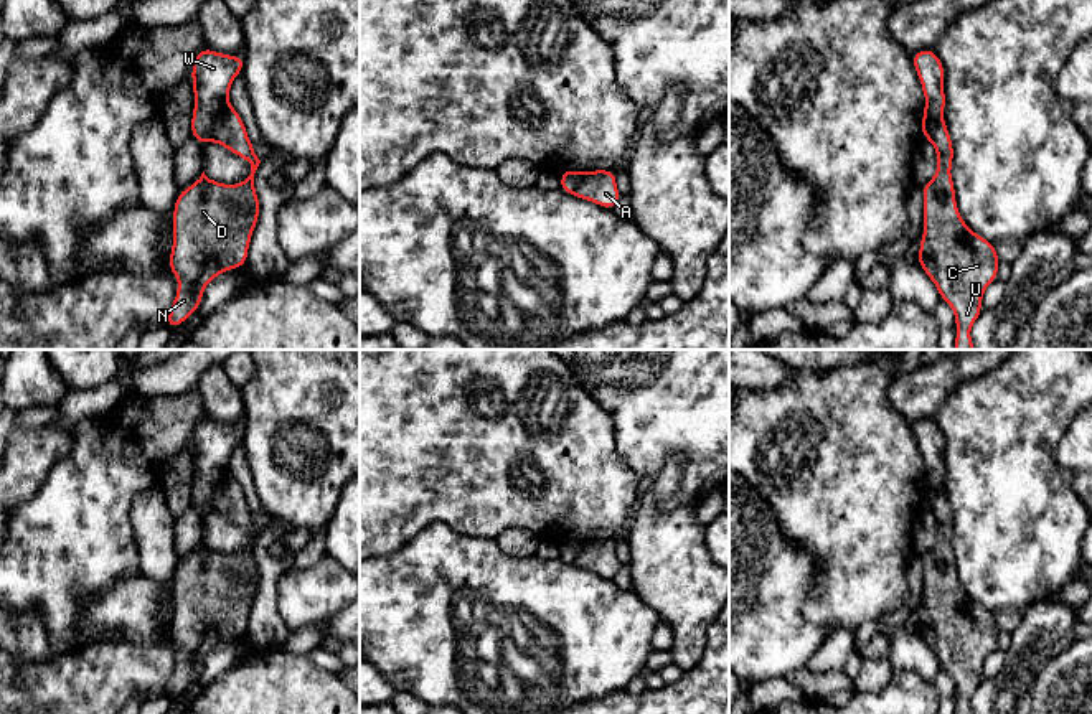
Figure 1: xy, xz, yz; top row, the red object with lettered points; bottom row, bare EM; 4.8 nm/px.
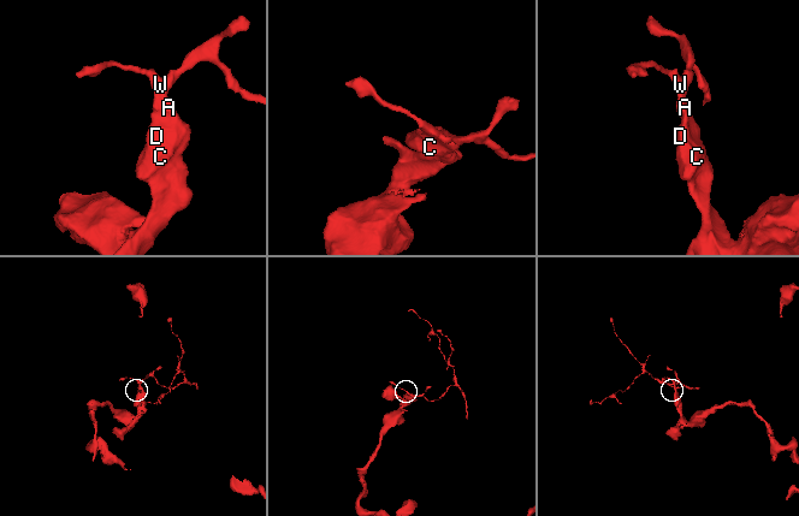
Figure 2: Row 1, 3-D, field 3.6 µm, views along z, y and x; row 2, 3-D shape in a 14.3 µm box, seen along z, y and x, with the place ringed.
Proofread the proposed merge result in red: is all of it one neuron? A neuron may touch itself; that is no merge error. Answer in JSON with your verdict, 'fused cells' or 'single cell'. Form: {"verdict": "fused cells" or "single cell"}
{"verdict": "fused cells"}

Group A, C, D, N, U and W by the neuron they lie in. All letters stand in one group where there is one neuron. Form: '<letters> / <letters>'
A C D N U / W

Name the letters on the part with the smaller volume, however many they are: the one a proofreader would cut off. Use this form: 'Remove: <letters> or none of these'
Remove: W

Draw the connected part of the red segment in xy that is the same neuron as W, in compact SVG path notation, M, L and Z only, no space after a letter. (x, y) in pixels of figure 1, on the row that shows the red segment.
M209 48L201 49L191 68L195 107L191 137L209 142L209 132L218 112L228 104L231 82L244 68L244 54L229 56Z

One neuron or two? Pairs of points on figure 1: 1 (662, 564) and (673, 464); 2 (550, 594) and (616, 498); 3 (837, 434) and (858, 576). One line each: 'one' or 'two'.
1: one
2: two
3: one

